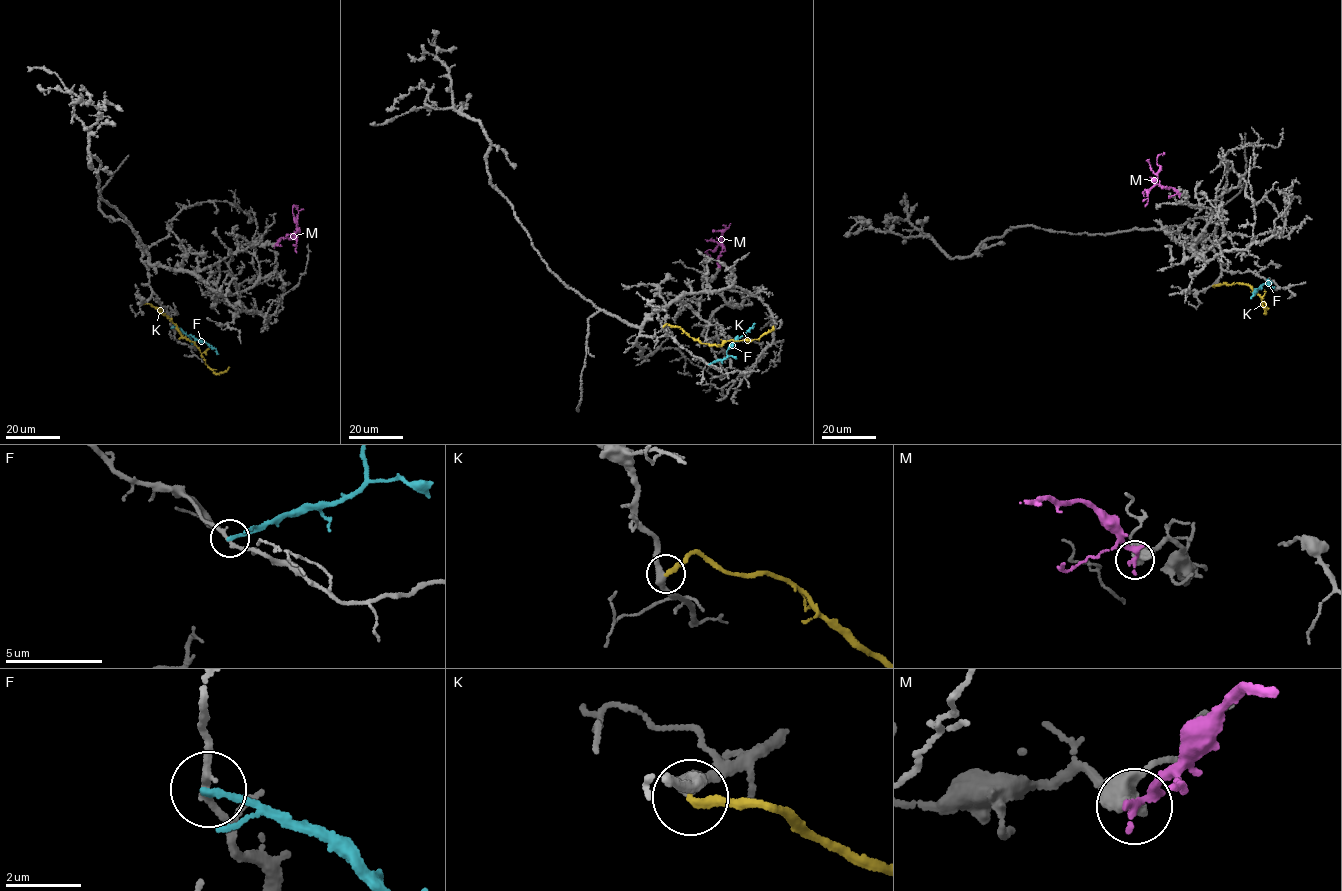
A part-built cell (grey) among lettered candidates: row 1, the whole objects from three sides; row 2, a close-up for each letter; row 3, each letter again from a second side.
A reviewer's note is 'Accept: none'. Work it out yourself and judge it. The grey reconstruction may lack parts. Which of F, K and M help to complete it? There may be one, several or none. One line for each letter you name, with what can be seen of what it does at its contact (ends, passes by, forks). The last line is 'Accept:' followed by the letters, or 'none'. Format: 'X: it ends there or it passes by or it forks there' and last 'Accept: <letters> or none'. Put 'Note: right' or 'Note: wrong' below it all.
Accept: none
Note: right

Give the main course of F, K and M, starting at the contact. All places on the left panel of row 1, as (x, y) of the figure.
F: (170, 325), (204, 342), (218, 354)
K: (143, 303), (159, 308), (183, 337), (194, 342), (213, 372), (223, 372), (229, 367)
M: (274, 246), (280, 239), (291, 238), (296, 232), (292, 208), (297, 206)

